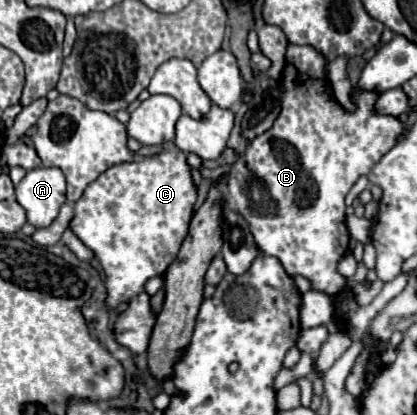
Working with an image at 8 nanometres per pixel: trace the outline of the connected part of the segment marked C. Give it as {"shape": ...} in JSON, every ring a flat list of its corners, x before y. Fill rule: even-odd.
{"shape":[[181,150,163,152,141,162,119,164,103,172,103,176,95,180,95,184,87,186,81,200,75,202,75,218,71,220,71,230,83,240,85,246,95,252,95,258,101,262,107,274,107,304,111,308,117,308,119,304,143,292,143,286,149,278,165,274,169,262,175,260,179,246,185,238,185,228,189,226,195,200,197,188,191,182,191,170]]}

